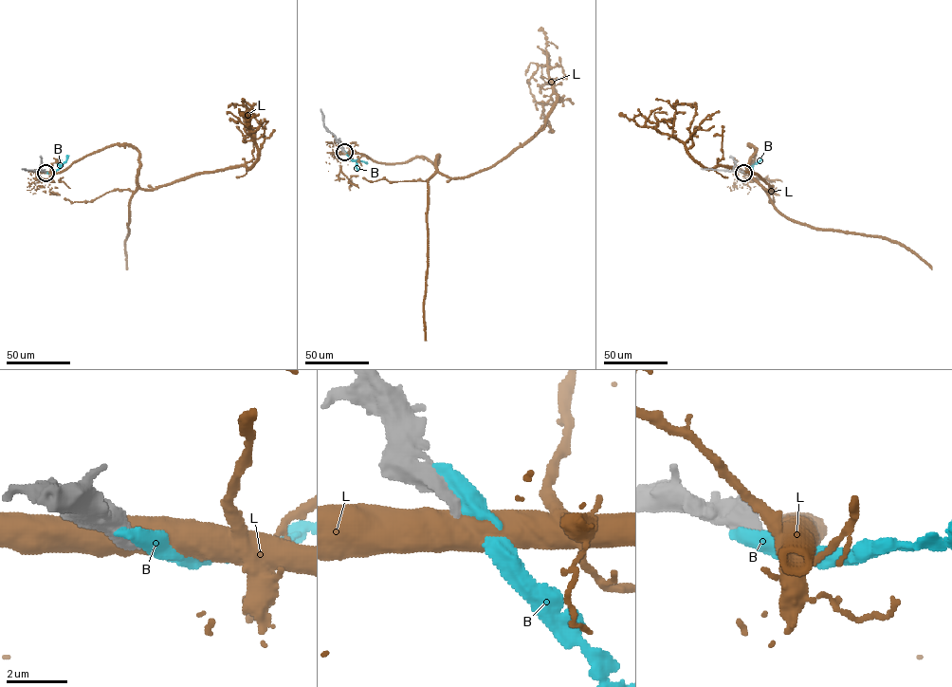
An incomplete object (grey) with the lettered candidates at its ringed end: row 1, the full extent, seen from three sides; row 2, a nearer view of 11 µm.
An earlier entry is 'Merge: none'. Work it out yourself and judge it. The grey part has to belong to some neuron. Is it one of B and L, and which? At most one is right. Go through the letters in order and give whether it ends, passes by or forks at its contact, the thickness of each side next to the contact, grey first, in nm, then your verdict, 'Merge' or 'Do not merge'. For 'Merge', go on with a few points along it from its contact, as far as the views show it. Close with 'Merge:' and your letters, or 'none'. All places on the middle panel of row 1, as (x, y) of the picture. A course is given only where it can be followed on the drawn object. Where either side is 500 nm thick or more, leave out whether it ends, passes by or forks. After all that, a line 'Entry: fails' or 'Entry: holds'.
B: Thickness 700 nm (grey) against 650 nm. Do not merge
L: Thickness 440 nm (grey) against 750 nm. Do not merge
Merge: none
Entry: holds

